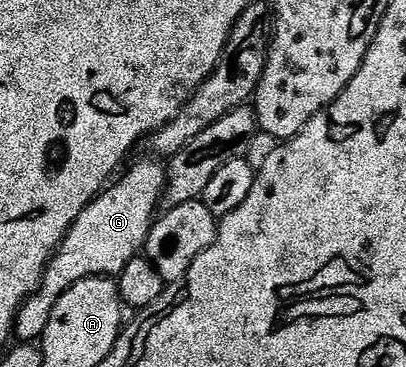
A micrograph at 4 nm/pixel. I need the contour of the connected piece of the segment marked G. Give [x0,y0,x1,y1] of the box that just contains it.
[16,160,166,341]

